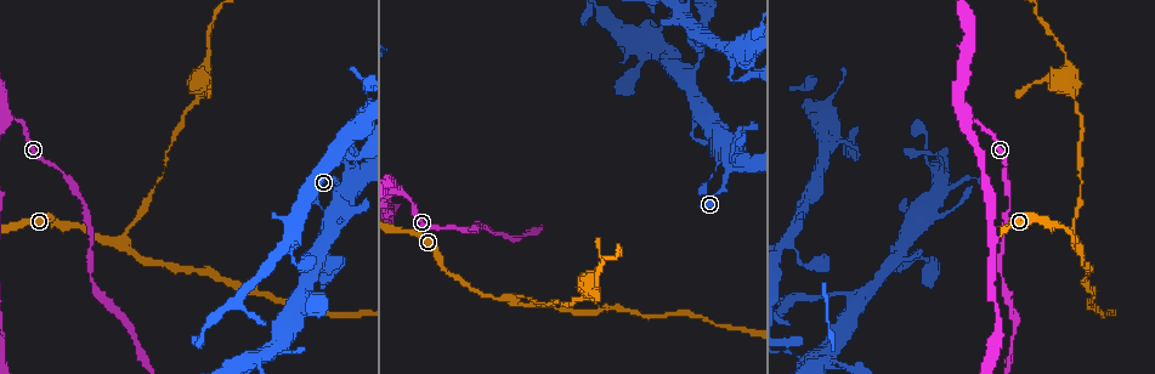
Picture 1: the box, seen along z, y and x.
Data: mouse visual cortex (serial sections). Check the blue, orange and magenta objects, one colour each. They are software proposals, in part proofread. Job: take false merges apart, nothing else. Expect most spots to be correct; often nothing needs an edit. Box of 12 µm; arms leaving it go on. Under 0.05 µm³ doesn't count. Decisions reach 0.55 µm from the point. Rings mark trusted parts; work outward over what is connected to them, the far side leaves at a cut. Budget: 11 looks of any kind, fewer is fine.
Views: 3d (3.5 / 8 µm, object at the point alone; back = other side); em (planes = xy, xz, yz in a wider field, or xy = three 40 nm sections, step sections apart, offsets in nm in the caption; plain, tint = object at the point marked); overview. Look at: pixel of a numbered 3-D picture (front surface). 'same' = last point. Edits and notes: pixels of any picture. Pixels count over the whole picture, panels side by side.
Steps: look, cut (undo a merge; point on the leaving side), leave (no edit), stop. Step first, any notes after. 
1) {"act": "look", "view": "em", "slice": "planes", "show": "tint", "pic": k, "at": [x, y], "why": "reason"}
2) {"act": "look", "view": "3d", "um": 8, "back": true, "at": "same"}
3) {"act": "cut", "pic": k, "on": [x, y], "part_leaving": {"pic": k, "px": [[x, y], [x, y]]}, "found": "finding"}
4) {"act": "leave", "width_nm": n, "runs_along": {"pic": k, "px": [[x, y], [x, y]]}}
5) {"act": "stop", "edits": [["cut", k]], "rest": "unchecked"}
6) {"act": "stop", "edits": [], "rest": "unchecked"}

{"act": "look", "view": "3d", "um": 3.5, "back": true, "pic": 1, "at": [344, 263], "why": "thin neck"}

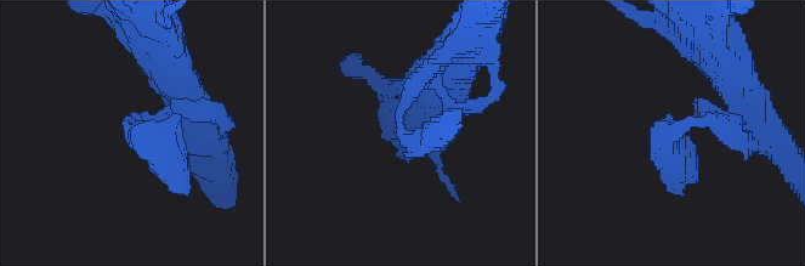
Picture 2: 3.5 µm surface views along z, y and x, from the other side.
{"act": "leave", "runs_along": {"pic": 2, "px": [[743, 143], [691, 120], [663, 140], [681, 176]]}, "found": "all the same cell"}

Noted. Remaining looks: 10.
{"act": "look", "view": "3d", "um": 3.5, "pic": 1, "at": [856, 294]}

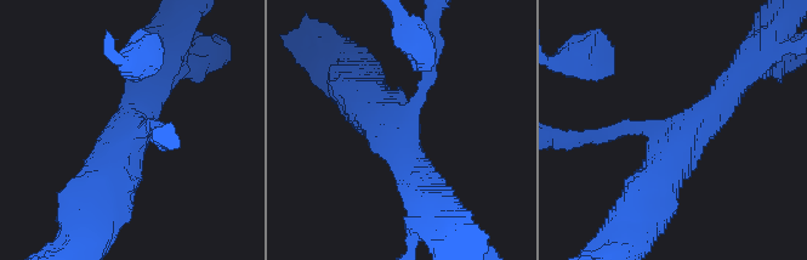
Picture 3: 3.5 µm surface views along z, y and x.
{"act": "look", "view": "em", "slice": "xy", "step": 1, "show": "tint", "pic": 3, "at": [136, 134], "arms": 3, "arm_widths_nm": [200, 450, 600]}

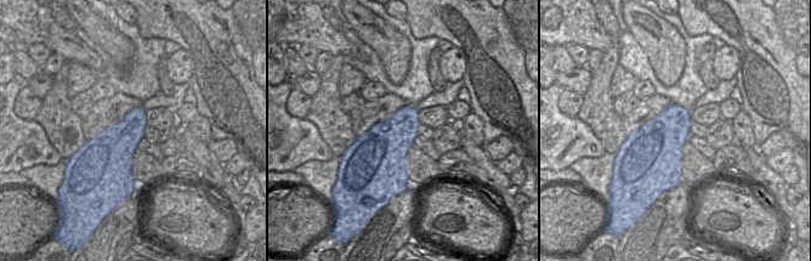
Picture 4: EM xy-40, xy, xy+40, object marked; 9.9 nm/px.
{"act": "leave", "width_nm": 460, "runs_along": {"pic": 3, "px": [[737, 80], [681, 143], [647, 207]]}, "found": "one cell here"}

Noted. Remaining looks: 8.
{"act": "look", "view": "3d", "um": 3.5, "pic": 1, "at": [653, 46], "why": "thin neck"}

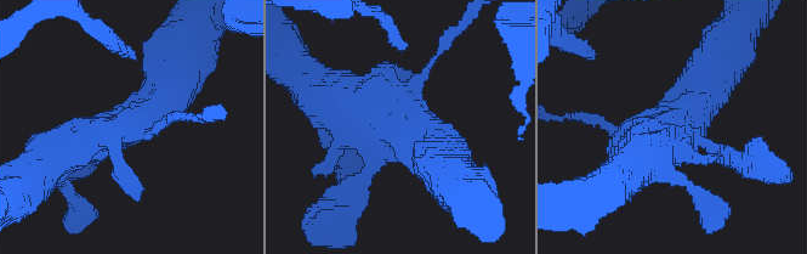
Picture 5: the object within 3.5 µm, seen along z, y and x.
{"act": "look", "view": "em", "slice": "xy", "step": 5, "show": "tint", "pic": 5, "at": [676, 127], "why": "need the tissue"}

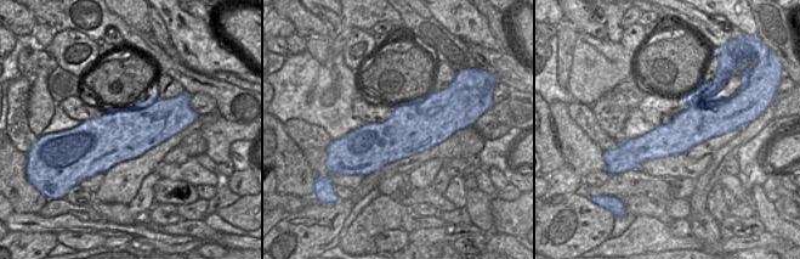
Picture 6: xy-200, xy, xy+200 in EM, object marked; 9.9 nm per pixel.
{"act": "leave", "runs_along": {"pic": 5, "px": [[186, 90], [164, 113], [56, 154]]}, "found": "all the same cell"}

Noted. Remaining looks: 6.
{"act": "look", "view": "3d", "um": 3.5, "pic": 1, "at": [398, 191], "why": "three arms meet"}

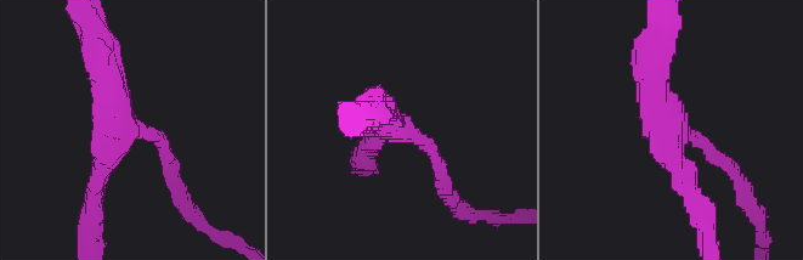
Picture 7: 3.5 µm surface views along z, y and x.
{"act": "look", "view": "em", "slice": "xy", "step": 5, "show": "tint", "pic": 7, "at": [131, 133], "why": "now the EM"}

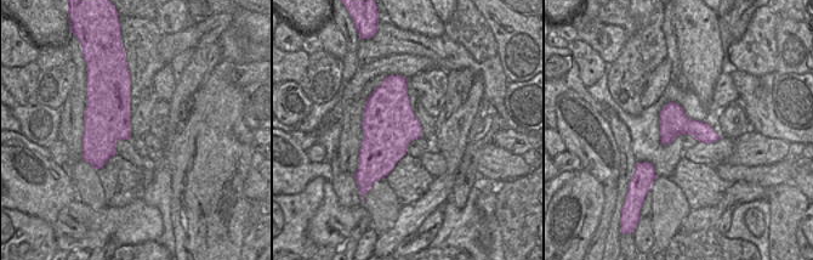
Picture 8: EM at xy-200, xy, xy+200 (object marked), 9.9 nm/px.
{"act": "leave", "arms": 3, "arm_widths_nm": [200, 200, 400], "runs_along": {"pic": 7, "px": [[441, 185], [416, 136], [378, 123], [367, 145]]}, "found": "all the same cell"}

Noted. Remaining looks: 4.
{"act": "stop", "edits": [], "rest": "unchecked"}

